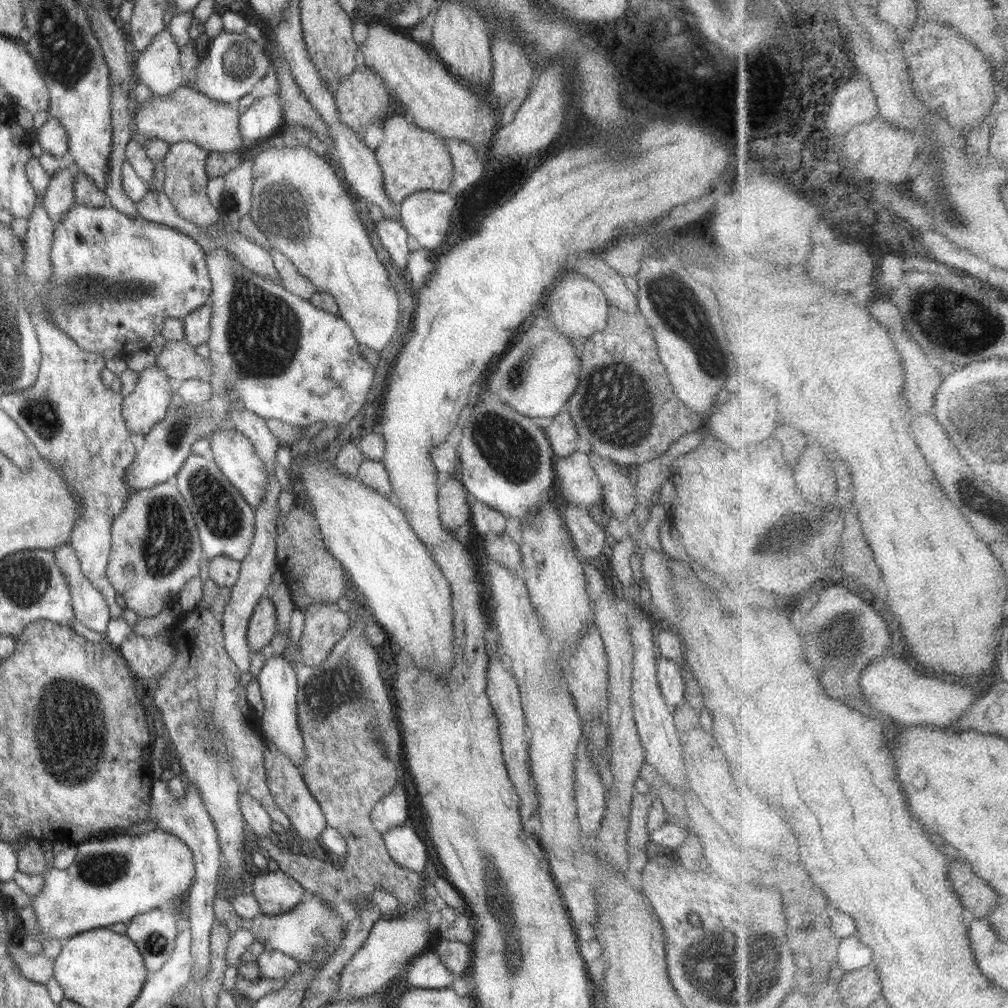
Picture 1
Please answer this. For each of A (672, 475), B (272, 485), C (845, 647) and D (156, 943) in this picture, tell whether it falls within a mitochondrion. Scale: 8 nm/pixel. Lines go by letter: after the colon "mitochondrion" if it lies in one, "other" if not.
A: other
B: other
C: mitochondrion
D: mitochondrion

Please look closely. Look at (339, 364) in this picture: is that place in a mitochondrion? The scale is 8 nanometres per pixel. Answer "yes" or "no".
no

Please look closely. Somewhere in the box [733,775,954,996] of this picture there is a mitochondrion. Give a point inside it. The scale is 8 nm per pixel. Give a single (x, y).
(763, 962)

